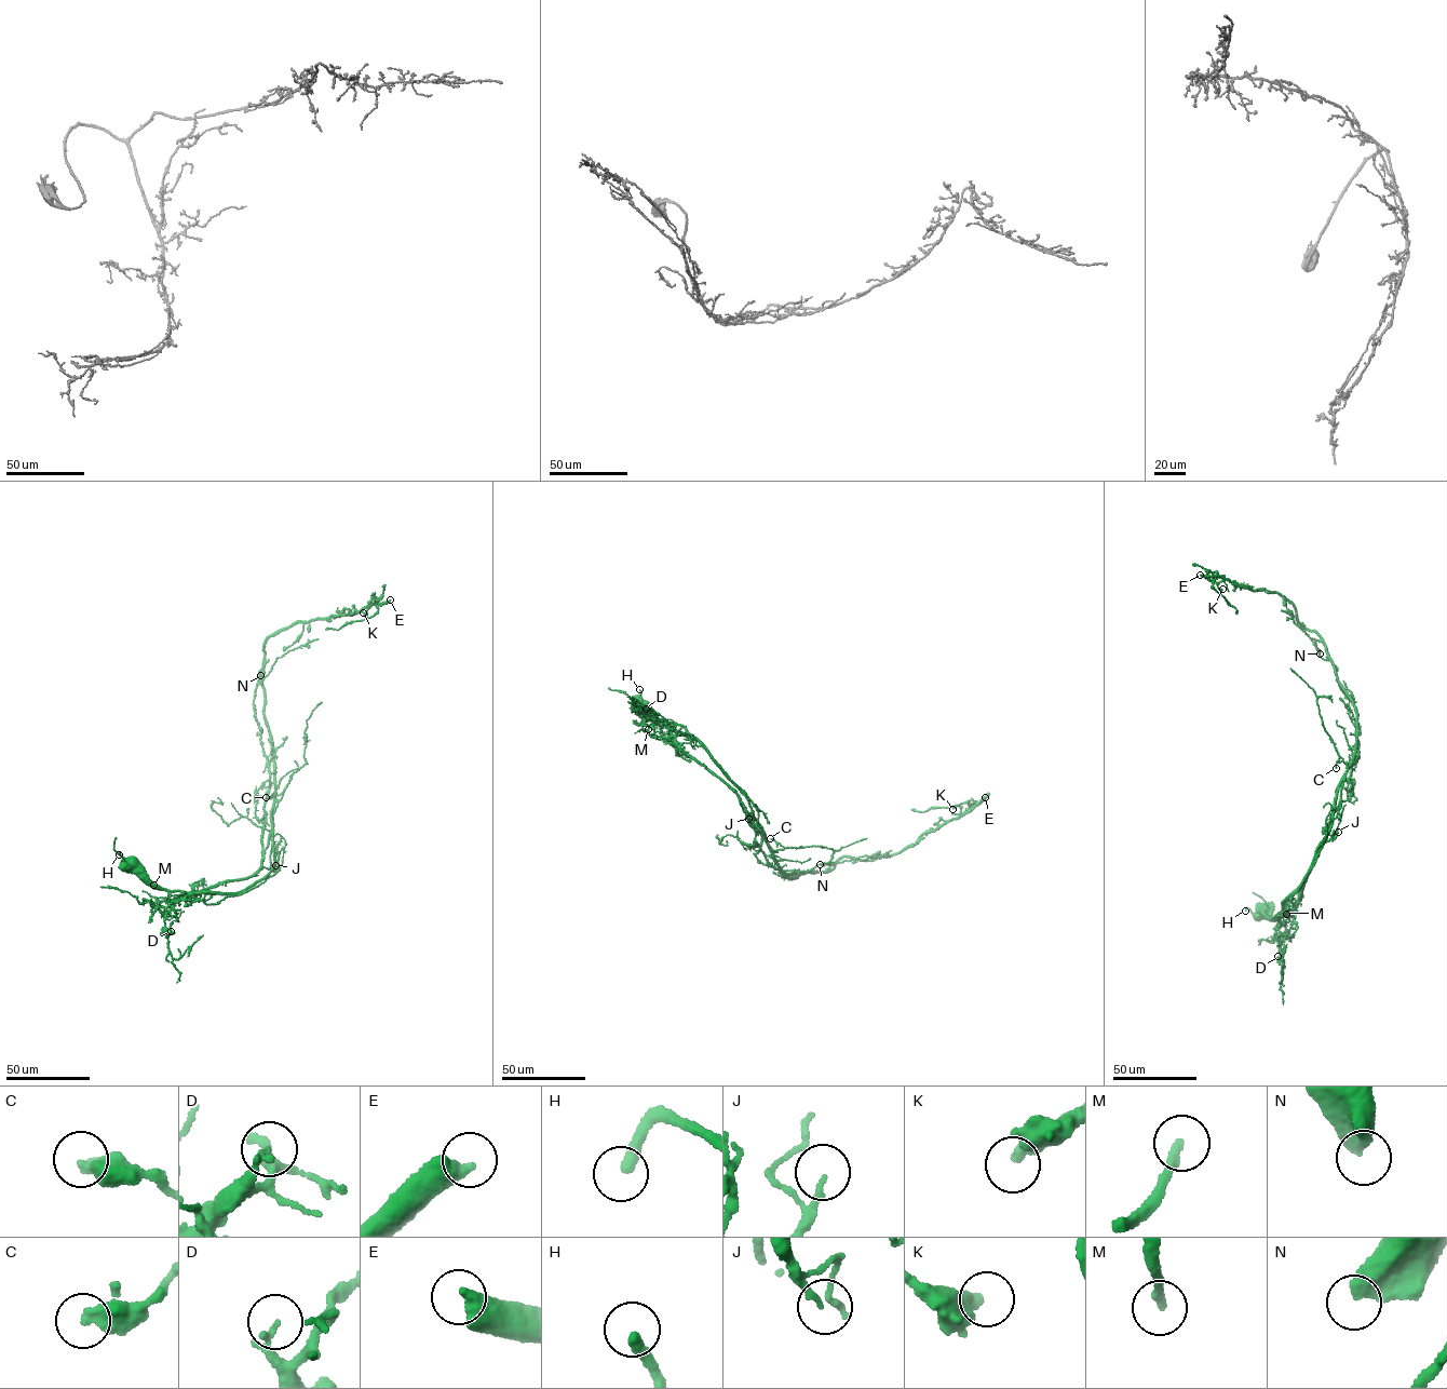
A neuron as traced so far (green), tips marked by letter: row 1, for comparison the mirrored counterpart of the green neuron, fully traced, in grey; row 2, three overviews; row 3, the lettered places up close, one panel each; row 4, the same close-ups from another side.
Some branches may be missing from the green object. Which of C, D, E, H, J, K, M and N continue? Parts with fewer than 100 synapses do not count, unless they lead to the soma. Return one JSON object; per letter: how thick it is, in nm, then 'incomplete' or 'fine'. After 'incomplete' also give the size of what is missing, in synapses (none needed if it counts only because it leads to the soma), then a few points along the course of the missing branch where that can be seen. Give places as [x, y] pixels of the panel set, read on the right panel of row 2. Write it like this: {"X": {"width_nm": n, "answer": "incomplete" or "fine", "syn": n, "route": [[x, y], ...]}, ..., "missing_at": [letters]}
{"C": {"width_nm": 460, "answer": "fine"}, "D": {"width_nm": 180, "answer": "fine"}, "E": {"width_nm": 440, "answer": "incomplete", "syn": 600, "route": [[1200, 575], [1149, 563], [1116, 567], [1138, 556], [1162, 527], [1163, 518], [1147, 516], [1130, 534]]}, "H": {"width_nm": 320, "answer": "fine"}, "J": {"width_nm": 100, "answer": "fine"}, "K": {"width_nm": 460, "answer": "fine"}, "M": {"width_nm": 240, "answer": "fine"}, "N": {"width_nm": 500, "answer": "fine"}, "missing_at": ["E"]}

